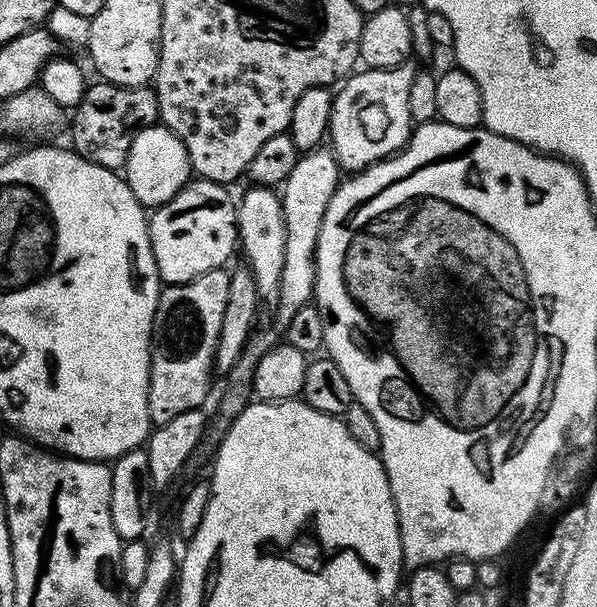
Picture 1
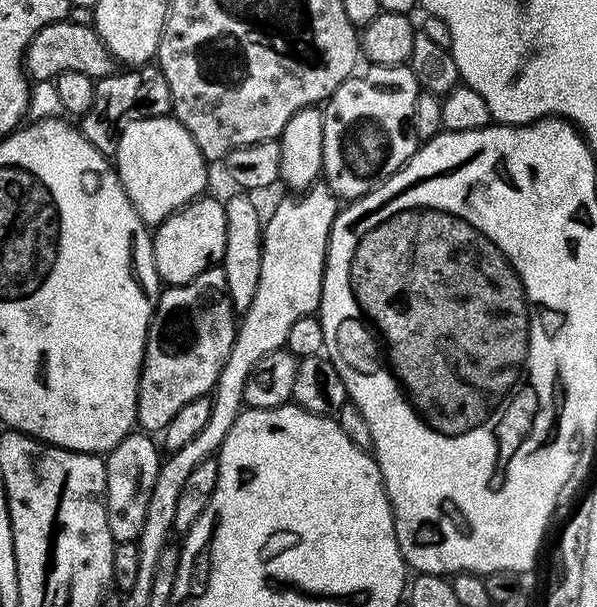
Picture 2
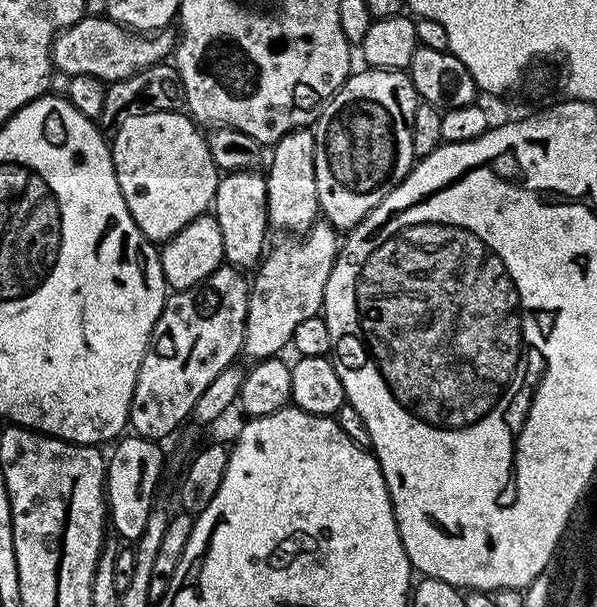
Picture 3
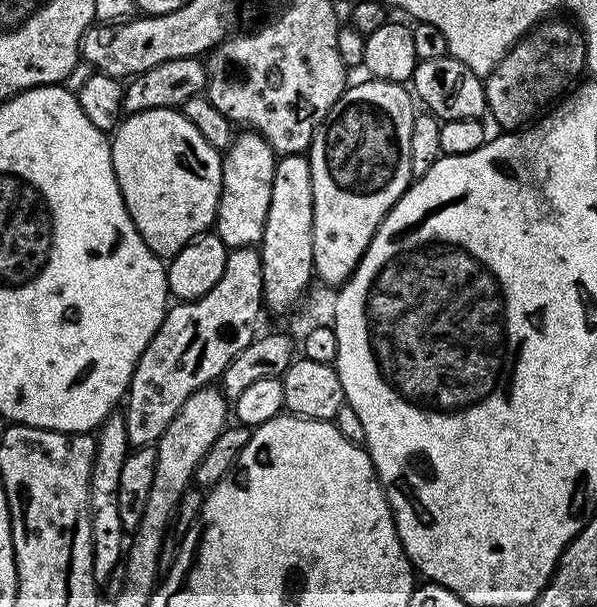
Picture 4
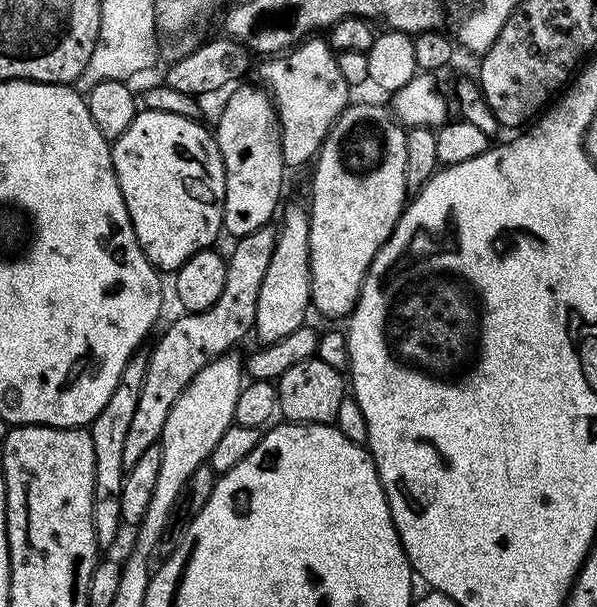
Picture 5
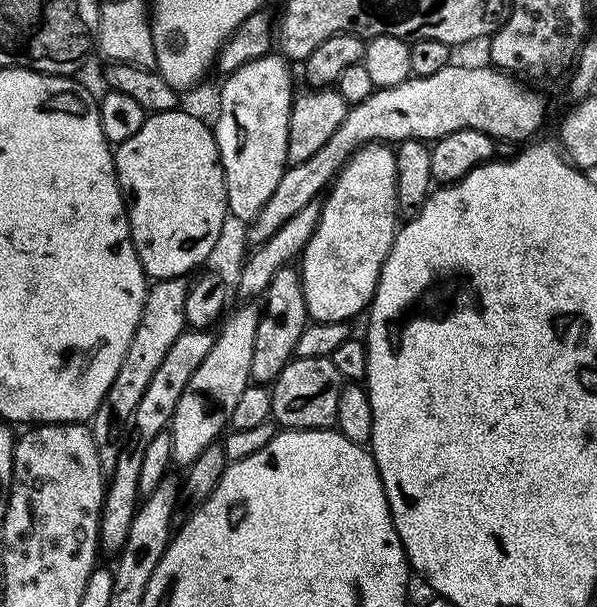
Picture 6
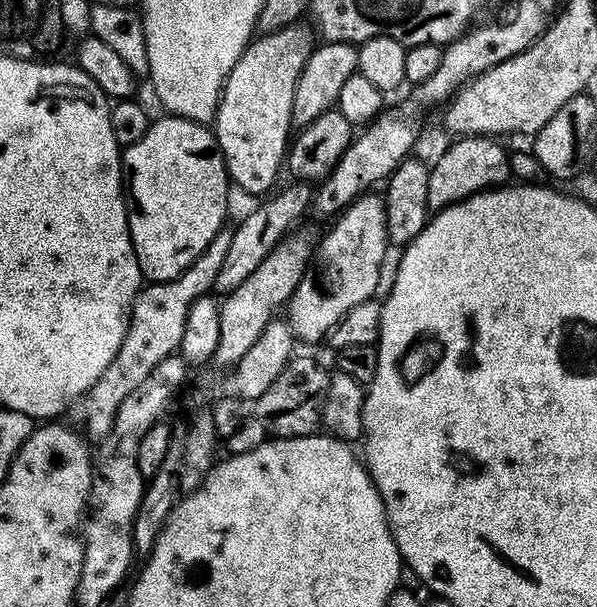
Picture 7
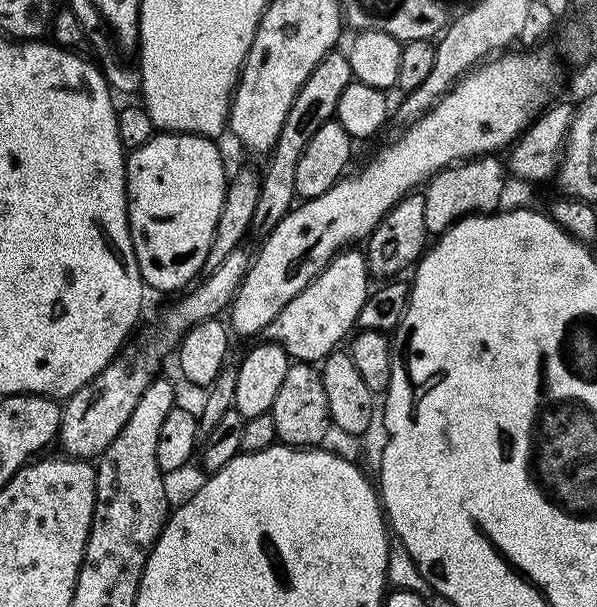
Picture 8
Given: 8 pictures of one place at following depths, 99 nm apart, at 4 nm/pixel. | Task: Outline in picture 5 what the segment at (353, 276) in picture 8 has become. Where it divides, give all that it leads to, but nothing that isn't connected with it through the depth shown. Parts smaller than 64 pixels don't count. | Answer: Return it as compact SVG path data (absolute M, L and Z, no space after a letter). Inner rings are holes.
M349 103L348 107L342 110L342 114L332 124L331 130L326 134L322 142L319 154L316 155L312 172L312 204L308 213L310 222L310 270L312 271L312 303L311 307L316 308L324 316L347 317L355 308L360 291L364 285L364 279L368 273L368 267L374 262L378 250L390 238L394 226L400 221L400 215L404 212L406 201L410 193L406 186L406 128L395 116L392 115L391 107L380 104L356 104Z

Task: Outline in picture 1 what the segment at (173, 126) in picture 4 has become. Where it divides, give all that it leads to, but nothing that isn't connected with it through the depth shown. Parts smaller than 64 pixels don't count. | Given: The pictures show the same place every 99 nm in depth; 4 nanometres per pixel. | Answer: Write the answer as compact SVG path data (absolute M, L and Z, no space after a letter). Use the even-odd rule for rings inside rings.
M163 126L141 128L132 139L128 151L126 165L126 179L134 198L145 206L159 206L165 204L178 190L182 190L193 179L194 173L190 166L190 158L186 154L186 146Z

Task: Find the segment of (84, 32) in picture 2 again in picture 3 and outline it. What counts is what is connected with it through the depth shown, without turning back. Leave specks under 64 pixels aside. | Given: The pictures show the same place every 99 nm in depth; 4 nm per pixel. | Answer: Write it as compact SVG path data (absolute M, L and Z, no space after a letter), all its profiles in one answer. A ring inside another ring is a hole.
M86 14L74 26L57 34L52 44L52 66L65 77L90 74L105 82L130 78L155 64L163 64L173 55L178 36L175 31L161 30L141 34L125 28L123 24L109 20L107 15Z

